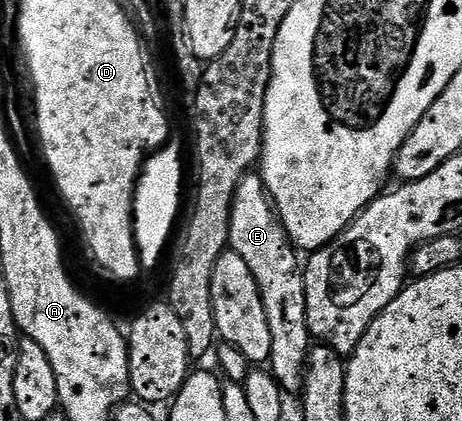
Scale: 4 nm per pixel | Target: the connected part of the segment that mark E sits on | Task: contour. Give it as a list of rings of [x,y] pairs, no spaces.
[[[249,171],[234,191],[228,243],[231,252],[242,255],[246,267],[250,267],[250,275],[254,275],[254,283],[258,283],[262,295],[262,307],[266,307],[266,323],[270,323],[272,340],[267,359],[270,372],[285,394],[299,394],[304,388],[308,351],[314,344],[306,319],[304,265],[301,254],[288,238],[259,172]]]

